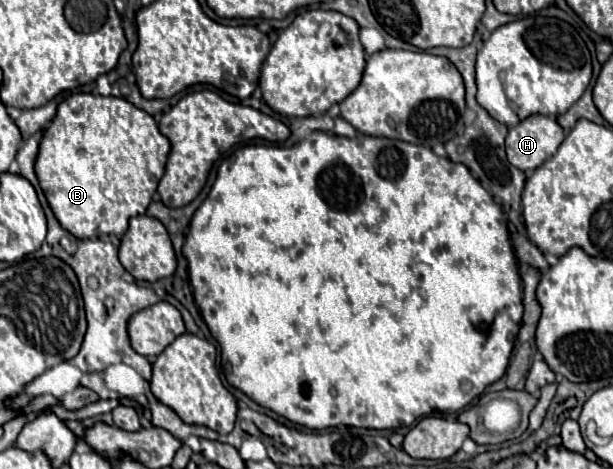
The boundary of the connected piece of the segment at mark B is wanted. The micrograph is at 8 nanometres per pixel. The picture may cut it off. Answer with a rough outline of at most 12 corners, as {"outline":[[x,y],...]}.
{"outline":[[73,93],[35,173],[73,237],[121,237],[171,145],[113,95]]}

